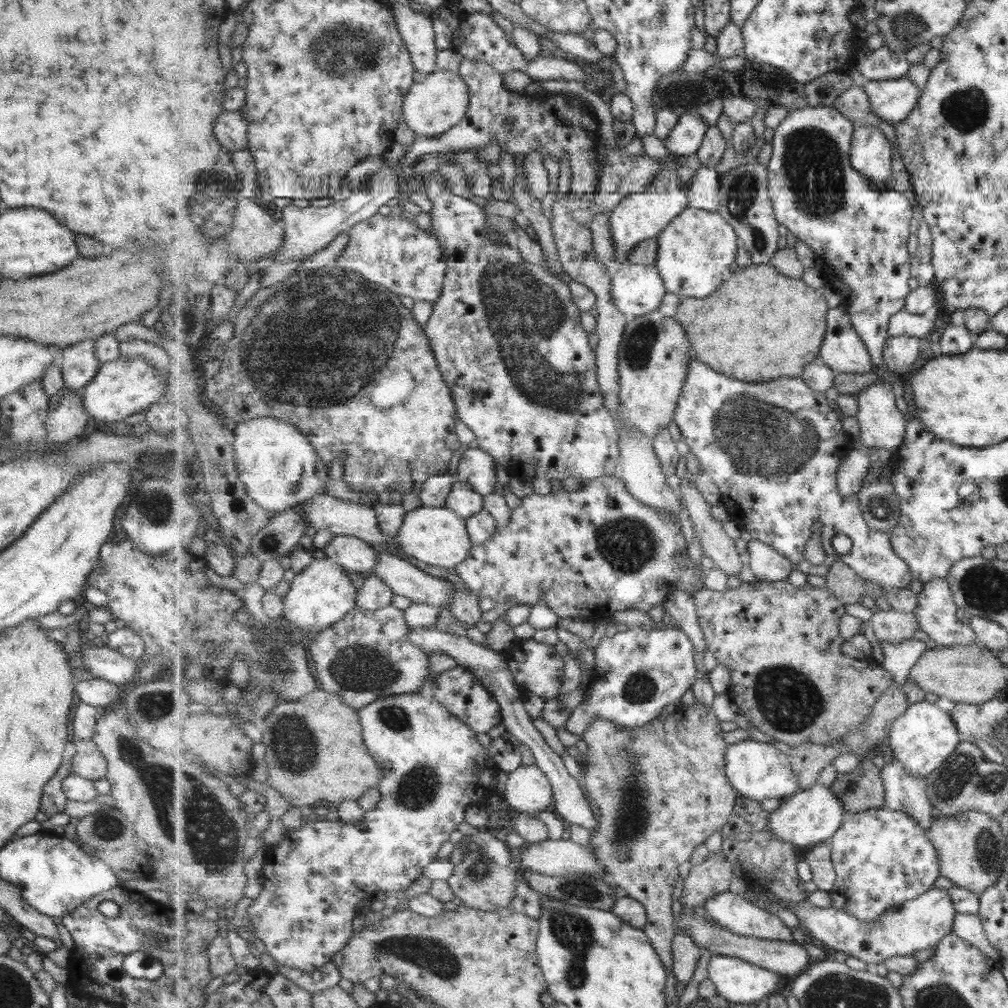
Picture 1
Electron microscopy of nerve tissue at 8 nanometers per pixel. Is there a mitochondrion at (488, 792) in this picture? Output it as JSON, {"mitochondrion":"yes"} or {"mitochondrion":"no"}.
{"mitochondrion":"no"}

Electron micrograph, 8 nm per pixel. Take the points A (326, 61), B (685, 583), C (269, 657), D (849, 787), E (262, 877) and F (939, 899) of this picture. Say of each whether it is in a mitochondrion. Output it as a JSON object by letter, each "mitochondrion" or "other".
{"A":"mitochondrion","B":"other","C":"mitochondrion","D":"mitochondrion","E":"other","F":"other"}

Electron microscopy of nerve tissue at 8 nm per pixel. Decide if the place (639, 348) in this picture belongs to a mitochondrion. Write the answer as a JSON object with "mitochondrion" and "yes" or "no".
{"mitochondrion":"yes"}

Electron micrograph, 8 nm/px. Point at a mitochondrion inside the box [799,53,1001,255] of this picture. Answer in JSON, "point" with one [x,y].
{"point":[966,110]}

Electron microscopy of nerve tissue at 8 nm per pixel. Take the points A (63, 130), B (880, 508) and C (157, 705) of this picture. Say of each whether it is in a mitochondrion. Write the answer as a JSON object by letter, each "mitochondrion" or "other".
{"A":"other","B":"mitochondrion","C":"mitochondrion"}

